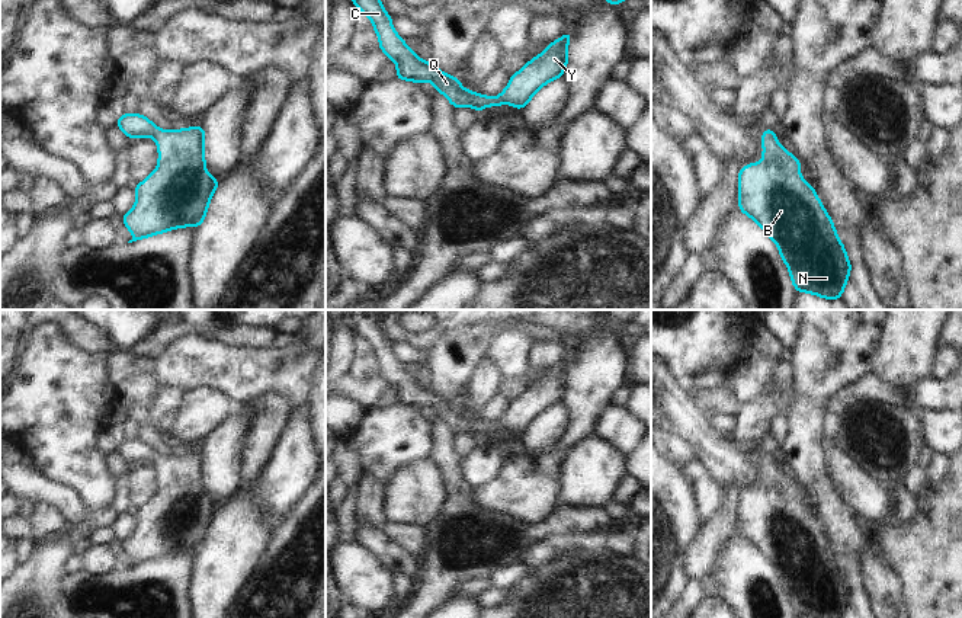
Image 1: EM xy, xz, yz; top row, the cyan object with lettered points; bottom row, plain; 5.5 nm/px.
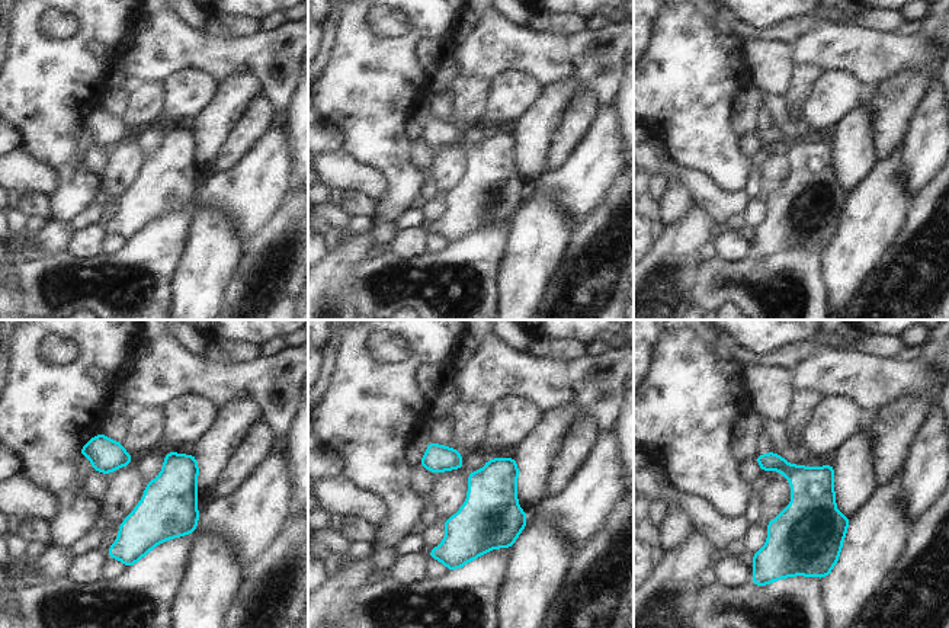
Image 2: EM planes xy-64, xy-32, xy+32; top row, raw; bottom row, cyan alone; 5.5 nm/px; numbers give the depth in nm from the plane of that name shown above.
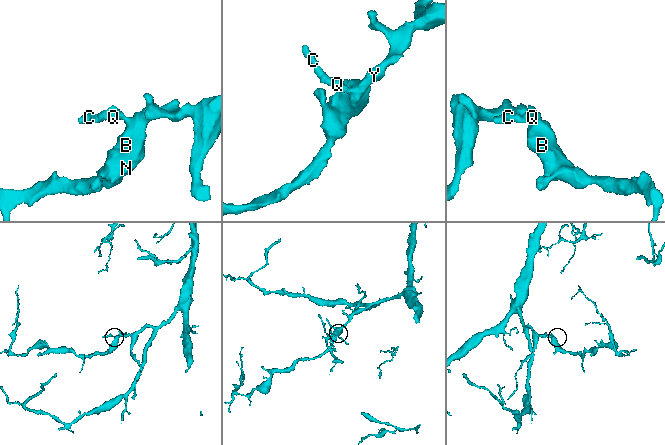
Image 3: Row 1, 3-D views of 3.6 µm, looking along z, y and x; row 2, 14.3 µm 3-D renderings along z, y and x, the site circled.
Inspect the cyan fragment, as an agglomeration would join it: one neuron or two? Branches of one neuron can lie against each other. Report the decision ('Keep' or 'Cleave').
Keep

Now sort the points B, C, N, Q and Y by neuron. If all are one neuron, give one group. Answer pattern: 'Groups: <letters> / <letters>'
Groups: B C N Q Y

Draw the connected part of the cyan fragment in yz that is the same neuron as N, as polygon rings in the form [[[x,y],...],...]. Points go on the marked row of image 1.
[[[764,129],[761,143],[763,160],[738,172],[738,208],[776,243],[798,292],[827,300],[841,298],[852,263],[830,215],[815,189],[801,177],[801,161],[777,143],[775,129]]]

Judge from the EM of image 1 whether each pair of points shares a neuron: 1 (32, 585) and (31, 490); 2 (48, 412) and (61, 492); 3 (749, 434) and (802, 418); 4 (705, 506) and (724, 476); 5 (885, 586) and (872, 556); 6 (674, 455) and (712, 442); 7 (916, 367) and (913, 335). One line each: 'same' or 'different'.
1: different
2: different
3: different
4: different
5: same
6: different
7: same

